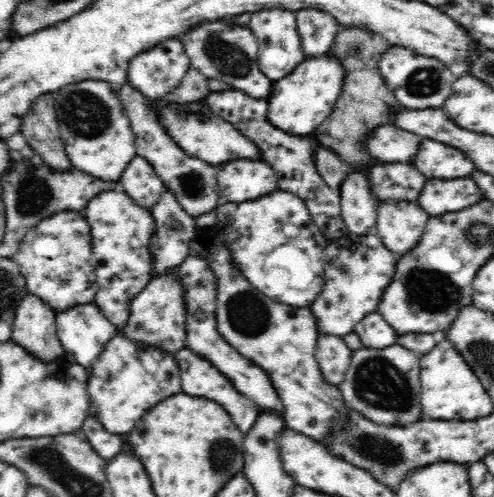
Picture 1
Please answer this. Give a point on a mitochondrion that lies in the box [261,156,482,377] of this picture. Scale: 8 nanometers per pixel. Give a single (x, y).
(424, 286)

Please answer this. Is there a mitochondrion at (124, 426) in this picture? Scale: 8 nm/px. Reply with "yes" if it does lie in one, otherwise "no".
no

